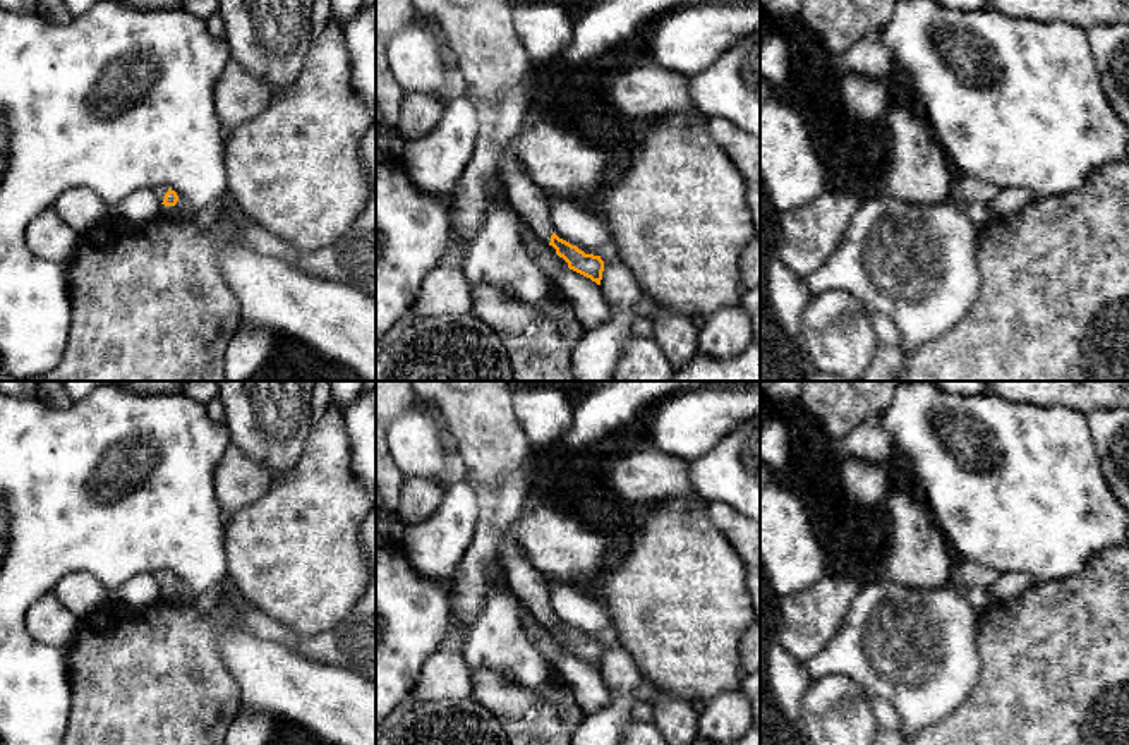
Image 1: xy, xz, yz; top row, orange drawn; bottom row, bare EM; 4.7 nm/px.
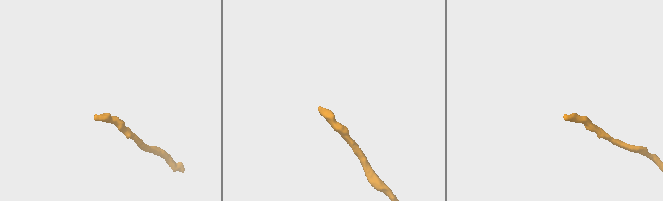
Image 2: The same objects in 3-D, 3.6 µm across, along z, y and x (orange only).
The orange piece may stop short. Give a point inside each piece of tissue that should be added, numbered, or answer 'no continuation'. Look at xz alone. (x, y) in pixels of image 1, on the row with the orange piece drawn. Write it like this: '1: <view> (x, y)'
1: xz (525, 196)

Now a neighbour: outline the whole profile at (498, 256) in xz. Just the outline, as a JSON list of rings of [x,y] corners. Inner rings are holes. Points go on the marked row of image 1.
[[[496,192],[484,221],[468,240],[463,256],[468,287],[491,285],[547,314],[554,306],[558,285],[528,251],[523,220],[503,192]]]

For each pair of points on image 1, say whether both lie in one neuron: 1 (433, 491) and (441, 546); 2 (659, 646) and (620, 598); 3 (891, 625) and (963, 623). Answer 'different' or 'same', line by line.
1: different
2: same
3: same

